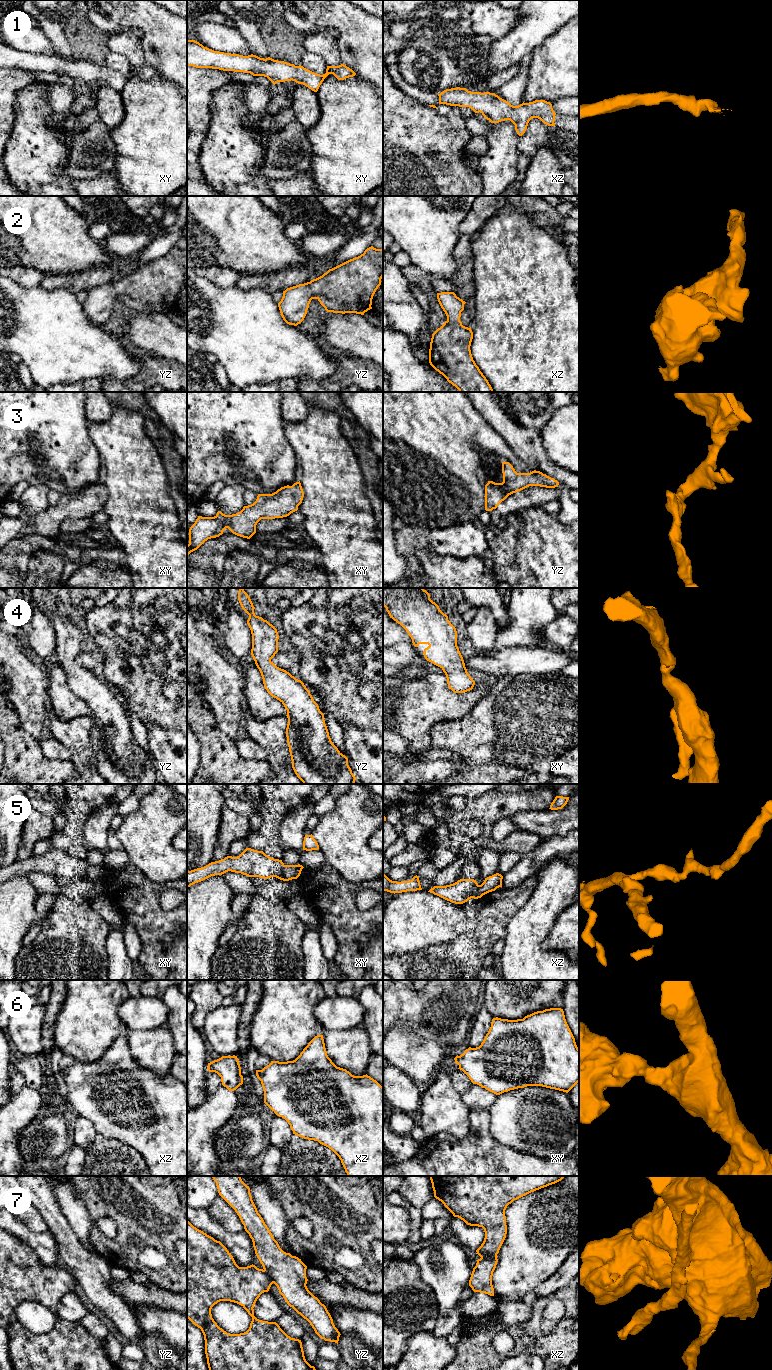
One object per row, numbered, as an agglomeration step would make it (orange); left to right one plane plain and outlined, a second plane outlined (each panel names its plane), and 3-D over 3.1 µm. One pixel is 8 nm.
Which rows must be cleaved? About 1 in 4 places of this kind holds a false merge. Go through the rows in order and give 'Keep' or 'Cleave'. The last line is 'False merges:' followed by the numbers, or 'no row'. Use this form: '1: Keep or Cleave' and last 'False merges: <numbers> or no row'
1: Keep
2: Keep
3: Keep
4: Keep
5: Cleave
6: Keep
7: Cleave
False merges: 5, 7

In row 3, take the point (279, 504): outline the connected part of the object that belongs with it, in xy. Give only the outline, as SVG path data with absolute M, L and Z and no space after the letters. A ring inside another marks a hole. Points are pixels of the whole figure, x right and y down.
M300 481L292 486L284 486L272 494L258 494L256 501L232 515L225 515L218 511L214 517L198 516L195 523L189 529L189 544L187 545L187 556L197 550L205 541L219 537L228 528L233 534L250 539L256 533L256 525L261 519L275 519L289 516L298 510L302 503L304 492Z

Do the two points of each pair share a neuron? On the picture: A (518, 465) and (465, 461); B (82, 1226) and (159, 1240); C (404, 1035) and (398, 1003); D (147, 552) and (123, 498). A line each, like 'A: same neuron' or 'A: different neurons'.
A: same neuron
B: different neurons
C: different neurons
D: same neuron

